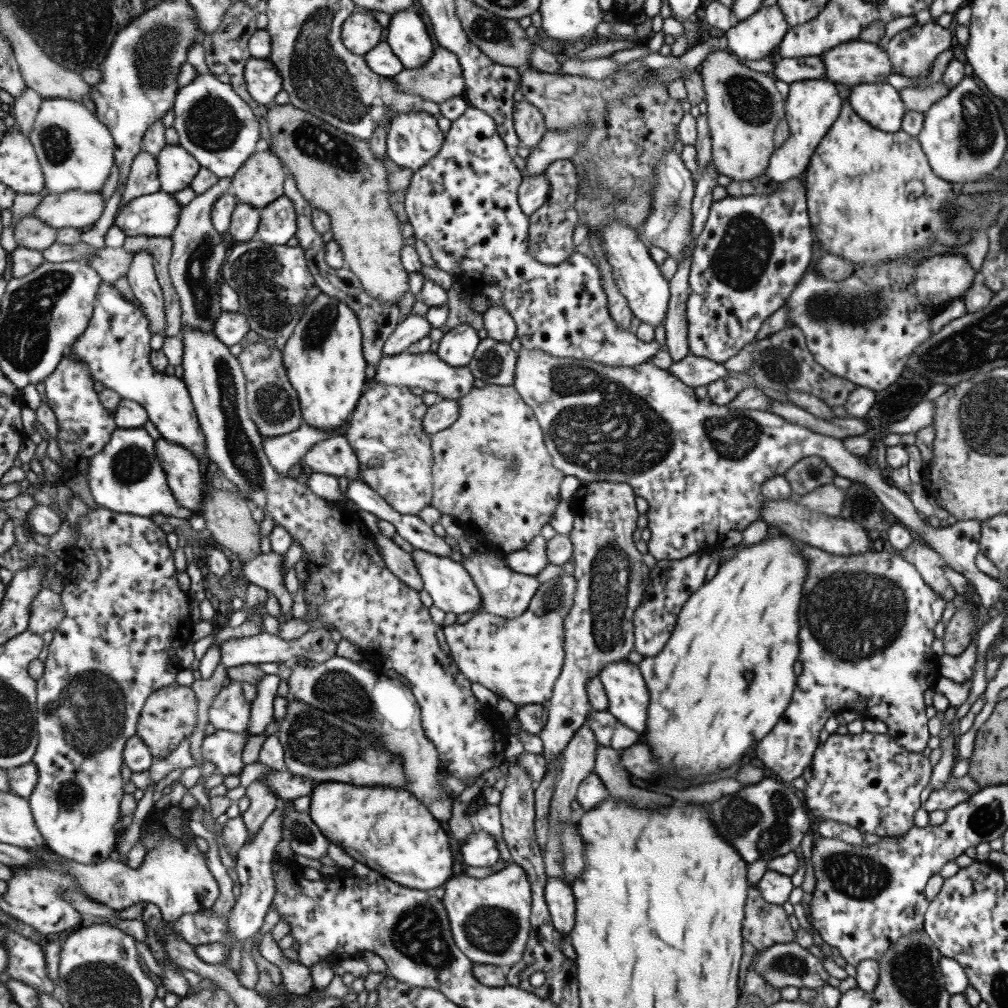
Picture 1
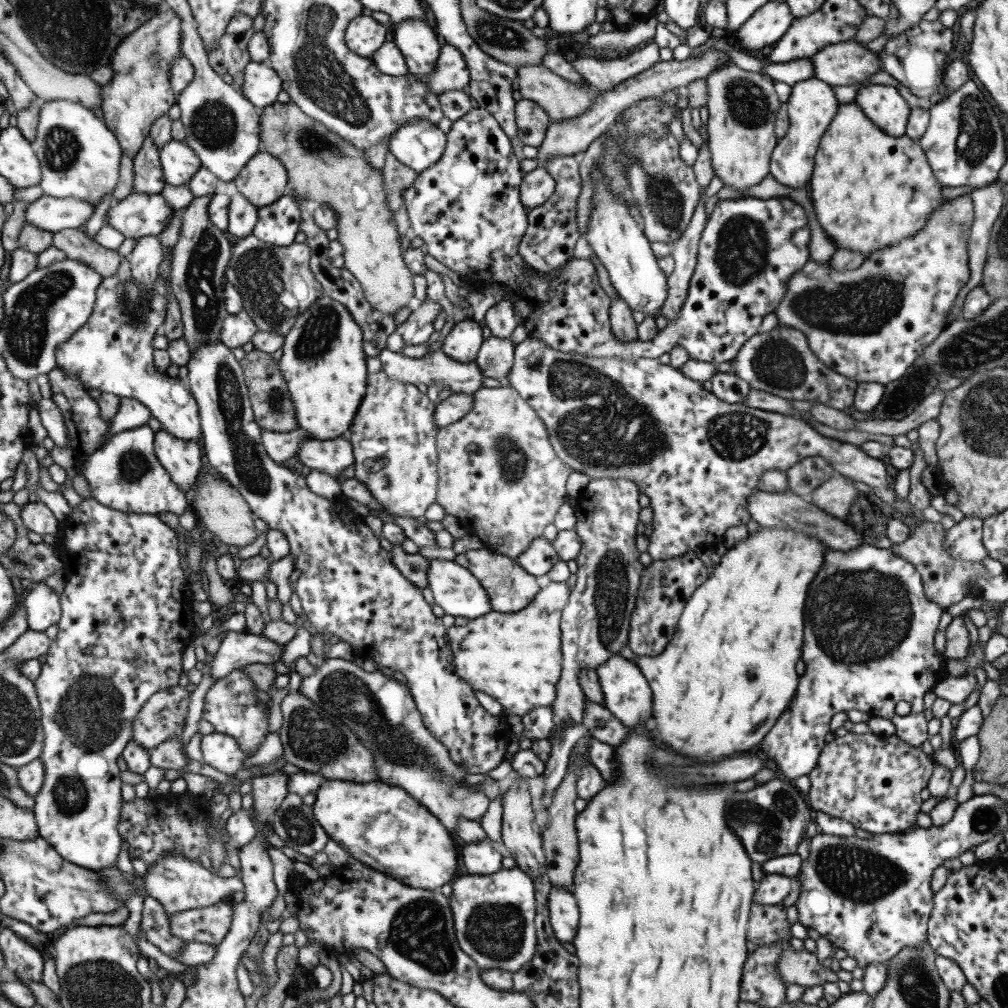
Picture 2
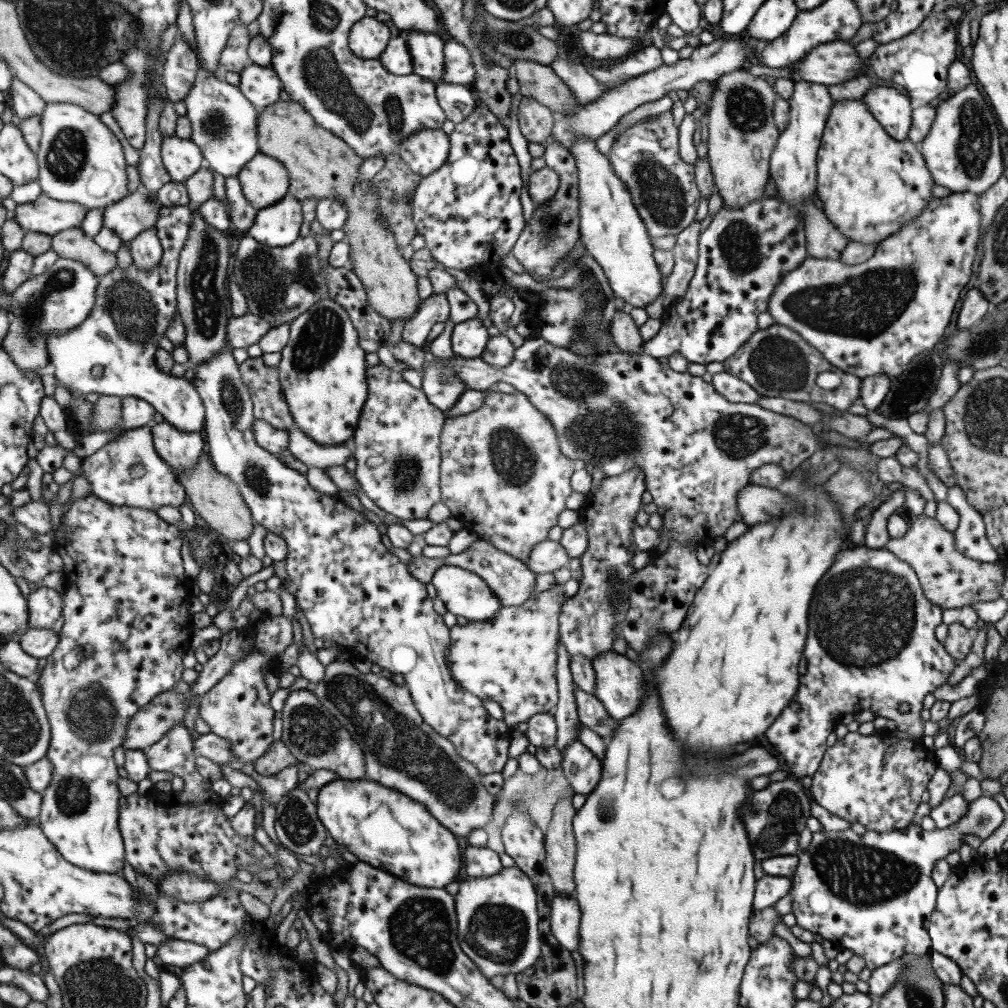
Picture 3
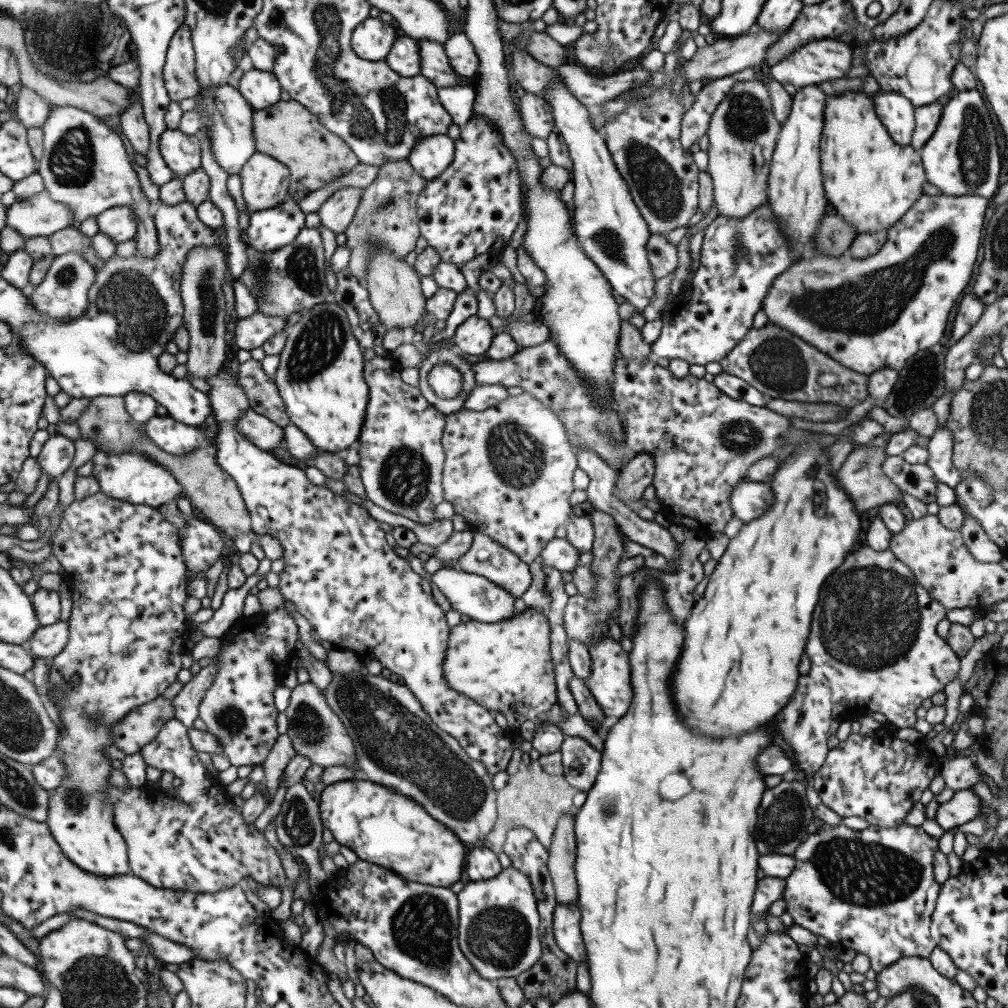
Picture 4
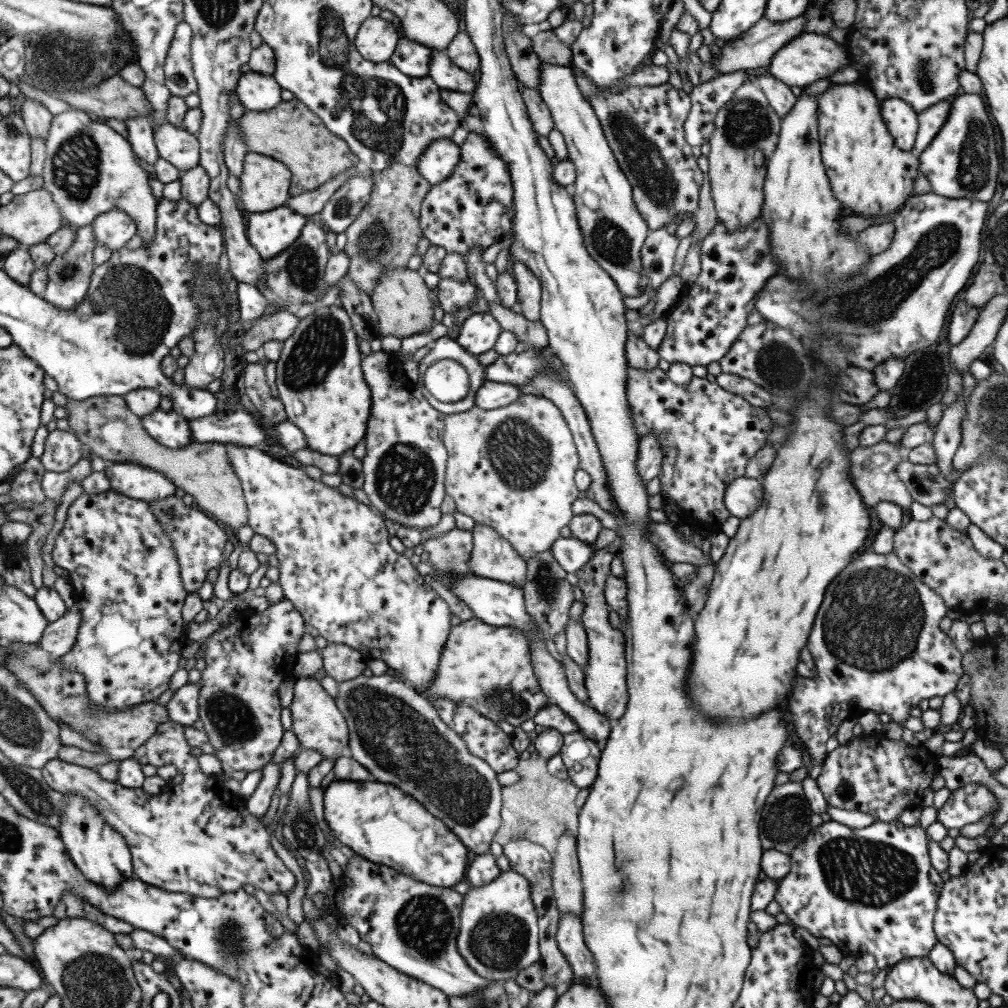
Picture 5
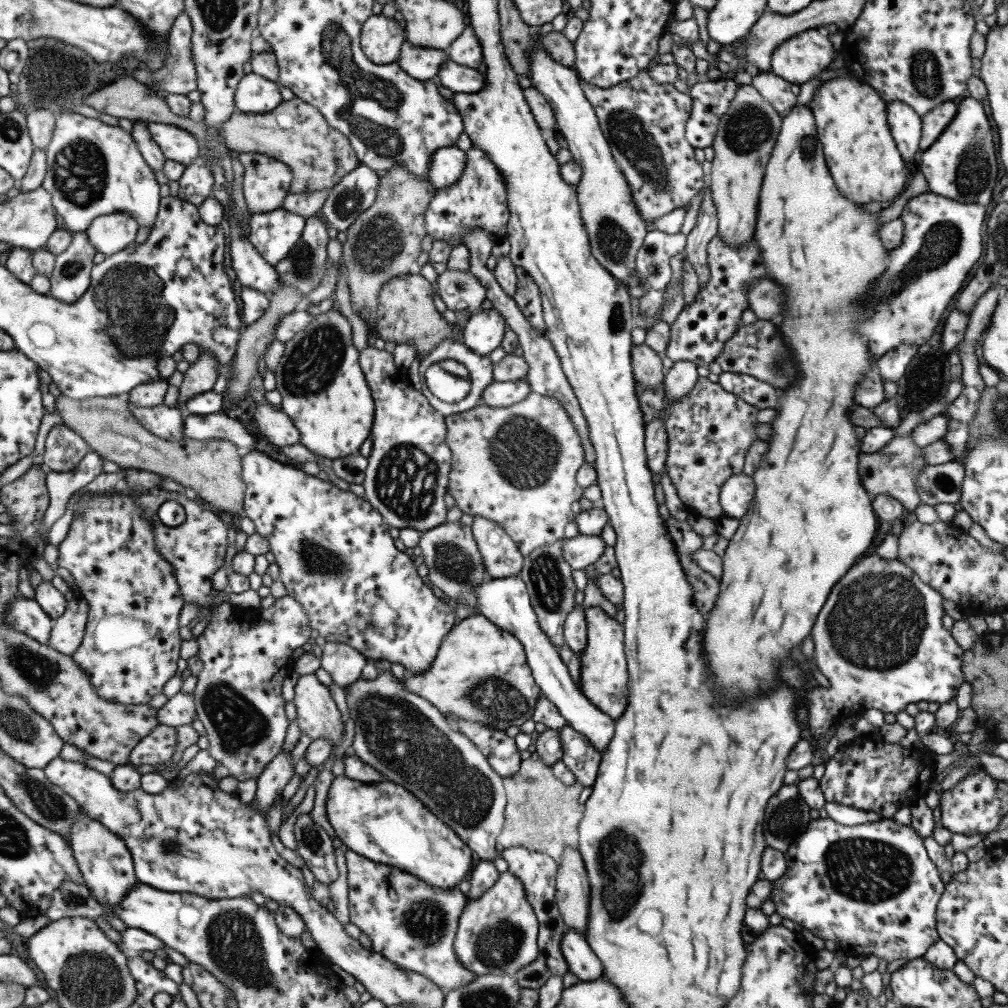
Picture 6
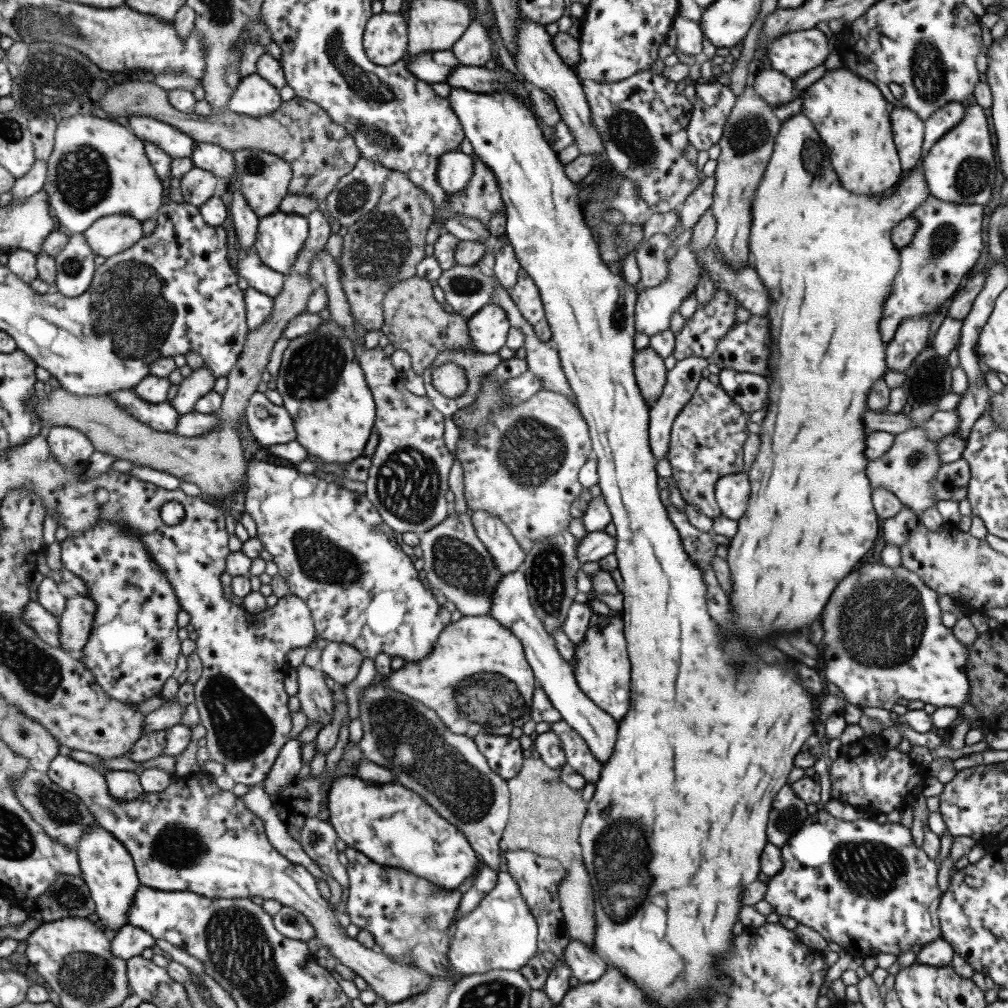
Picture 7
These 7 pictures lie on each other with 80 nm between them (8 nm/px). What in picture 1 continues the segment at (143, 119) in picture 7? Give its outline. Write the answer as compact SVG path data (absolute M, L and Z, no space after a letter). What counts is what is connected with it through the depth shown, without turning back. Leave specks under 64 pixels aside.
M165 145L155 157L160 190L174 194L189 187L199 163L183 147Z

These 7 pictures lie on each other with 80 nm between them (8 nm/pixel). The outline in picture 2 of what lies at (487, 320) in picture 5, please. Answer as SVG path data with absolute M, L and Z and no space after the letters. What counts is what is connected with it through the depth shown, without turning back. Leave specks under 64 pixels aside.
M472 318L455 323L445 338L440 352L455 362L474 361L483 342L482 326Z

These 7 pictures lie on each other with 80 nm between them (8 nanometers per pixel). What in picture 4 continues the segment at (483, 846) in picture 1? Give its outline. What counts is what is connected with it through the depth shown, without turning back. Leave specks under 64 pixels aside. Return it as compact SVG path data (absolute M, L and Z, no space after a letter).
M468 848L465 857L465 877L467 881L479 882L489 880L499 874L502 869L496 854L489 848Z

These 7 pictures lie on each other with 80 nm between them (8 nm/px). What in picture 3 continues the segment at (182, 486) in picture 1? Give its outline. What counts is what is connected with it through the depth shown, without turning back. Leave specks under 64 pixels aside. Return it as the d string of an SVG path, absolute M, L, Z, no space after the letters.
M169 422L150 423L152 445L167 467L189 473L193 471L206 444L201 431L181 432Z

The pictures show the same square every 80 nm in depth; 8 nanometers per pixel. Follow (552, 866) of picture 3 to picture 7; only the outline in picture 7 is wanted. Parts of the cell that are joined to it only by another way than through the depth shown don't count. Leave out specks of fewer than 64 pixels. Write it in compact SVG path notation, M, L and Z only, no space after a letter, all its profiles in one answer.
M579 859L572 861L571 868L566 870L567 874L557 889L560 911L569 937L595 951L594 890L591 890L588 873L582 862Z

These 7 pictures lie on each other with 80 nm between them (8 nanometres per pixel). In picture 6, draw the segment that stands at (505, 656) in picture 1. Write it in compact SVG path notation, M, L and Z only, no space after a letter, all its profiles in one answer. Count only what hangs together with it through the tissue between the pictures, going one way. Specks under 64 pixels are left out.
M470 614L464 619L457 620L457 622L449 629L449 632L443 637L441 644L439 645L438 651L436 652L435 658L431 663L431 666L420 672L419 674L406 673L403 680L398 680L408 691L413 694L419 695L421 698L427 699L435 708L448 720L452 728L456 730L455 719L469 719L470 721L482 722L484 725L490 726L494 729L504 730L508 726L519 726L525 720L532 718L532 712L537 702L540 690L534 683L533 677L530 673L530 668L526 663L524 657L524 650L519 639L512 635L510 632L495 626L492 622L489 622L484 616L480 614Z

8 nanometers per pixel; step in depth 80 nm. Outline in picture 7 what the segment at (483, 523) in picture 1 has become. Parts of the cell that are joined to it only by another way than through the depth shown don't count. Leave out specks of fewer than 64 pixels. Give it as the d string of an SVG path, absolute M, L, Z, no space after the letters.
M538 391L531 396L528 400L521 402L519 405L513 406L511 410L503 410L501 412L491 413L488 416L488 421L484 426L484 430L481 434L473 435L468 437L464 435L464 430L458 428L459 435L458 440L455 444L454 459L459 461L461 469L463 469L463 498L466 504L466 508L469 510L482 510L488 512L493 516L496 516L508 529L509 532L514 536L517 544L521 547L523 552L531 550L531 547L535 542L543 540L548 536L554 536L561 532L569 524L570 520L570 506L571 503L581 494L582 486L578 481L578 472L581 466L591 458L593 455L590 438L588 437L588 428L586 422L578 411L577 404L573 403L571 399L567 399L565 395L555 393L554 391Z

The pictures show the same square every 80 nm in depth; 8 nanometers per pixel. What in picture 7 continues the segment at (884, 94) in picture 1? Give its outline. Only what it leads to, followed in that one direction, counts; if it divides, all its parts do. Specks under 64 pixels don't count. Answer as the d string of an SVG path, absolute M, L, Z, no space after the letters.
M890 107L892 139L904 173L919 164L923 140L923 121L909 109Z

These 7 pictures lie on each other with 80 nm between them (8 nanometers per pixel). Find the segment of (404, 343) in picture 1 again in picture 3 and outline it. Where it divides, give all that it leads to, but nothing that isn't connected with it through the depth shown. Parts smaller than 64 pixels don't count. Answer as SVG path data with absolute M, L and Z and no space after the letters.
M444 292L431 294L419 301L418 309L403 324L401 341L422 347L430 328L448 318L448 302Z

